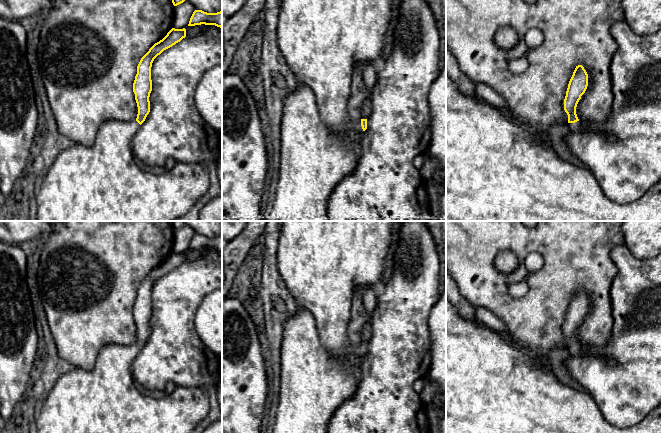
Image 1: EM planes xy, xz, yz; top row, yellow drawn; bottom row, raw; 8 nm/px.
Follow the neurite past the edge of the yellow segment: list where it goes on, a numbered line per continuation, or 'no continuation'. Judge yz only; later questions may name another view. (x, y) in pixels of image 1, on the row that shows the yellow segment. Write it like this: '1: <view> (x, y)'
1: yz (578, 126)

